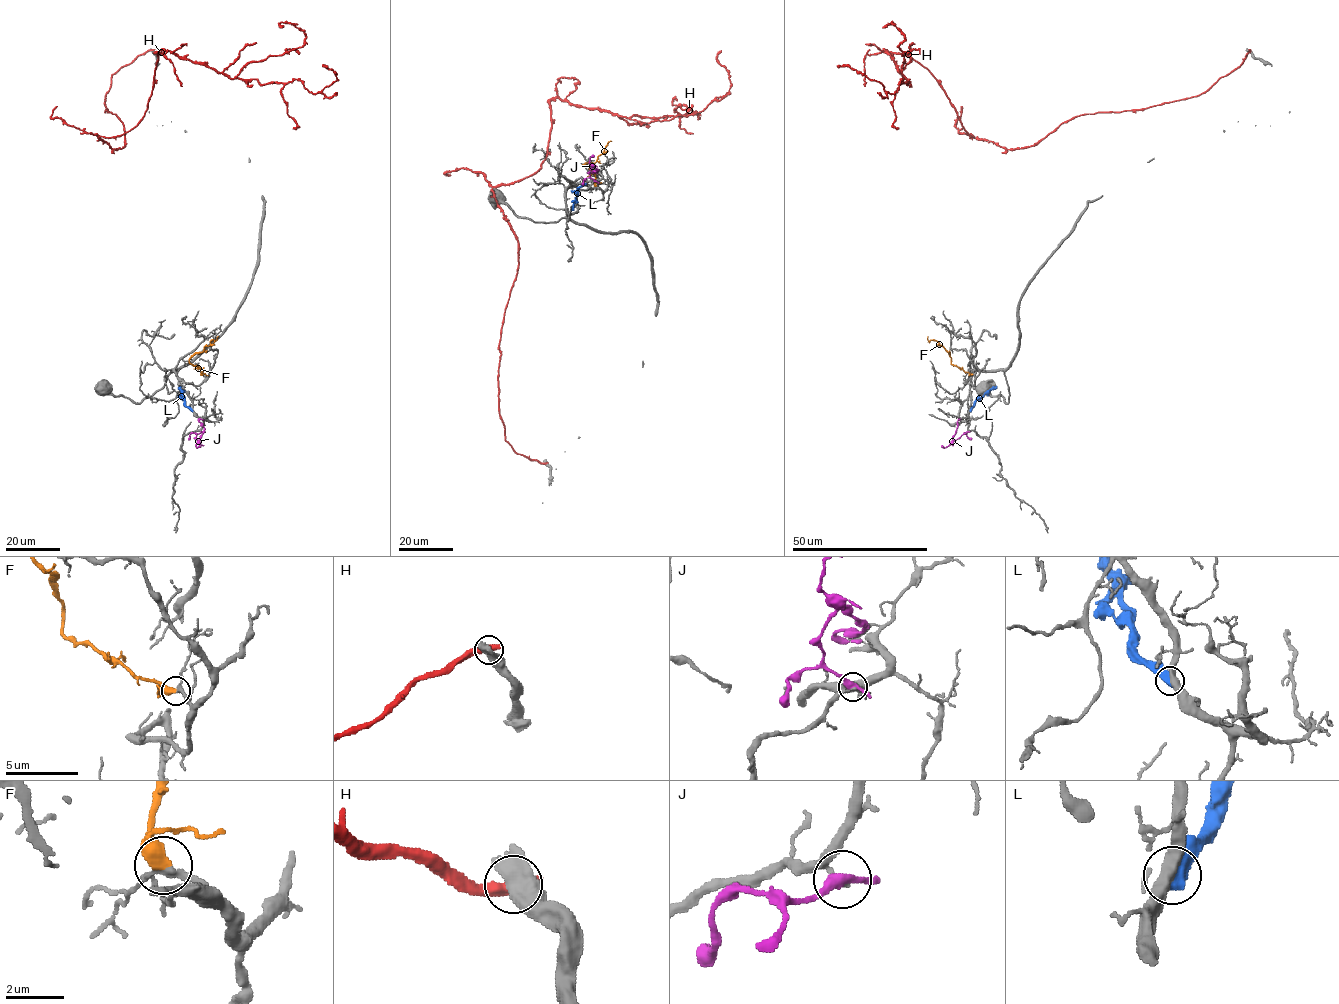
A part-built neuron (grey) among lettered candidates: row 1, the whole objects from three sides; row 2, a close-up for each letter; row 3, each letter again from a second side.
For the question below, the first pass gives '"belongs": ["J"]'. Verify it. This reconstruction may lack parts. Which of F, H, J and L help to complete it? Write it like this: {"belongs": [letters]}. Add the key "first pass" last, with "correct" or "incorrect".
{"belongs": ["F"], "first pass": "incorrect"}

